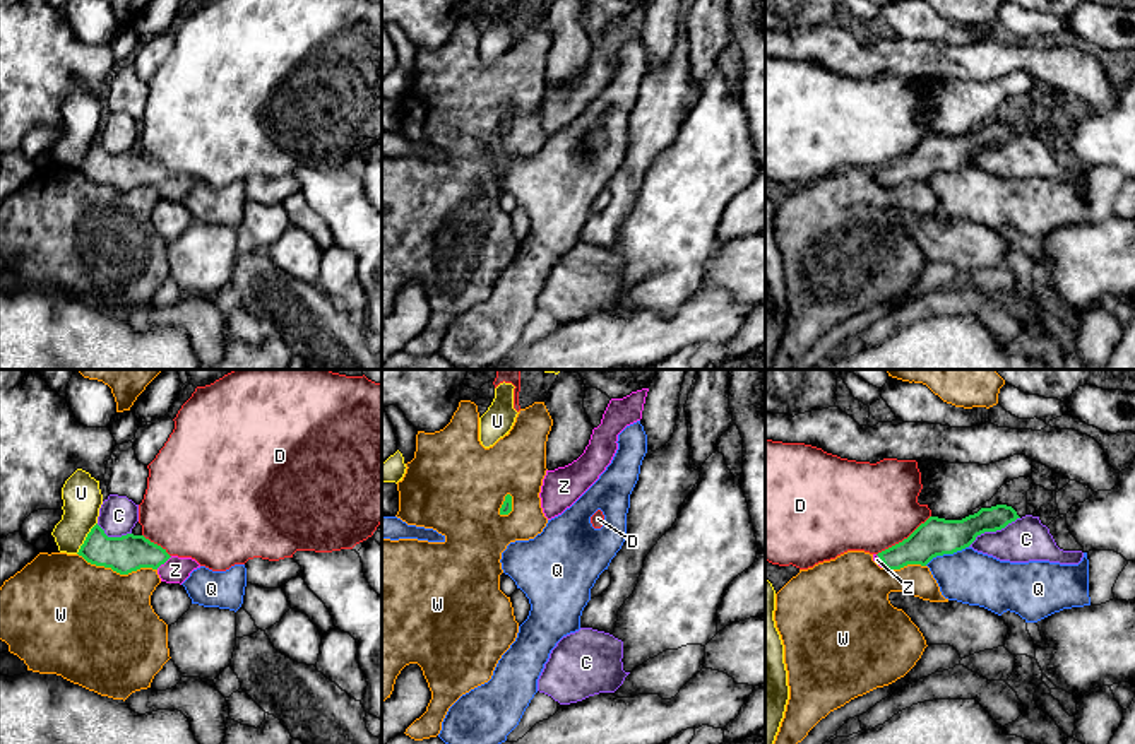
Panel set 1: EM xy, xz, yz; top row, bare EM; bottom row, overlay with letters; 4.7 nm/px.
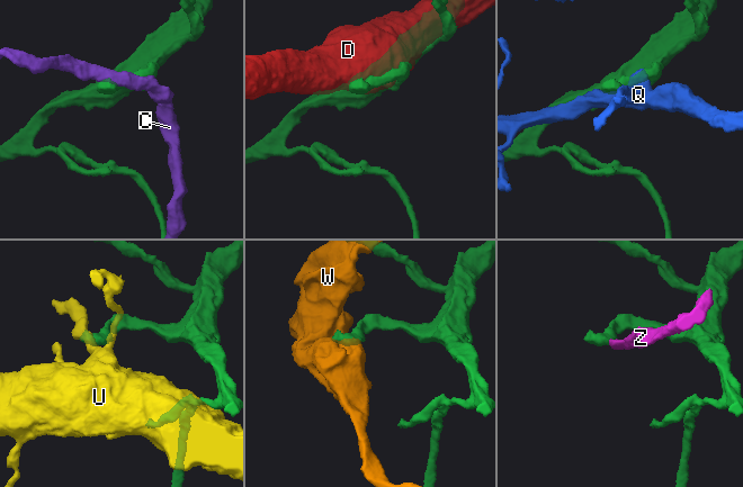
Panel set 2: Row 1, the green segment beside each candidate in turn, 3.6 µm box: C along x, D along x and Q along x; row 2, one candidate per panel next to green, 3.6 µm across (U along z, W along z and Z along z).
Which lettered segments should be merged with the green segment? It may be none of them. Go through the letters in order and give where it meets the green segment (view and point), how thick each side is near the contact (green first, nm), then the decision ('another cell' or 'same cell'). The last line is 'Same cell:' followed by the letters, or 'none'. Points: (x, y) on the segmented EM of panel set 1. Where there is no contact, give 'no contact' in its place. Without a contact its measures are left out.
C: contact yz (993, 531); calibres 170 and 200 nm; another cell
D: contact yz (904, 539); calibres 180 and 420 nm; another cell
Q: contact yz (945, 553); calibres 180 and 260 nm; another cell
U: contact xy (86, 537); calibres 180 and 180 nm; another cell
W: contact xy (117, 572); calibres 180 and 500 nm; another cell
Z: contact xy (163, 563); calibres 180 and 120 nm; same cell
Same cell: Z

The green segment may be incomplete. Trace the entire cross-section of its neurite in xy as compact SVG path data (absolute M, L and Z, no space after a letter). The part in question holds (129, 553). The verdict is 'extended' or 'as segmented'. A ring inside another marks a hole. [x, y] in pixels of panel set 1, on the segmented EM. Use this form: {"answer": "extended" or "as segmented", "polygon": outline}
{"answer": "extended", "polygon": "M98 523L91 528L77 554L91 564L111 568L120 575L152 568L161 582L180 585L193 570L200 568L192 558L169 556L166 549L144 535L108 537Z"}

